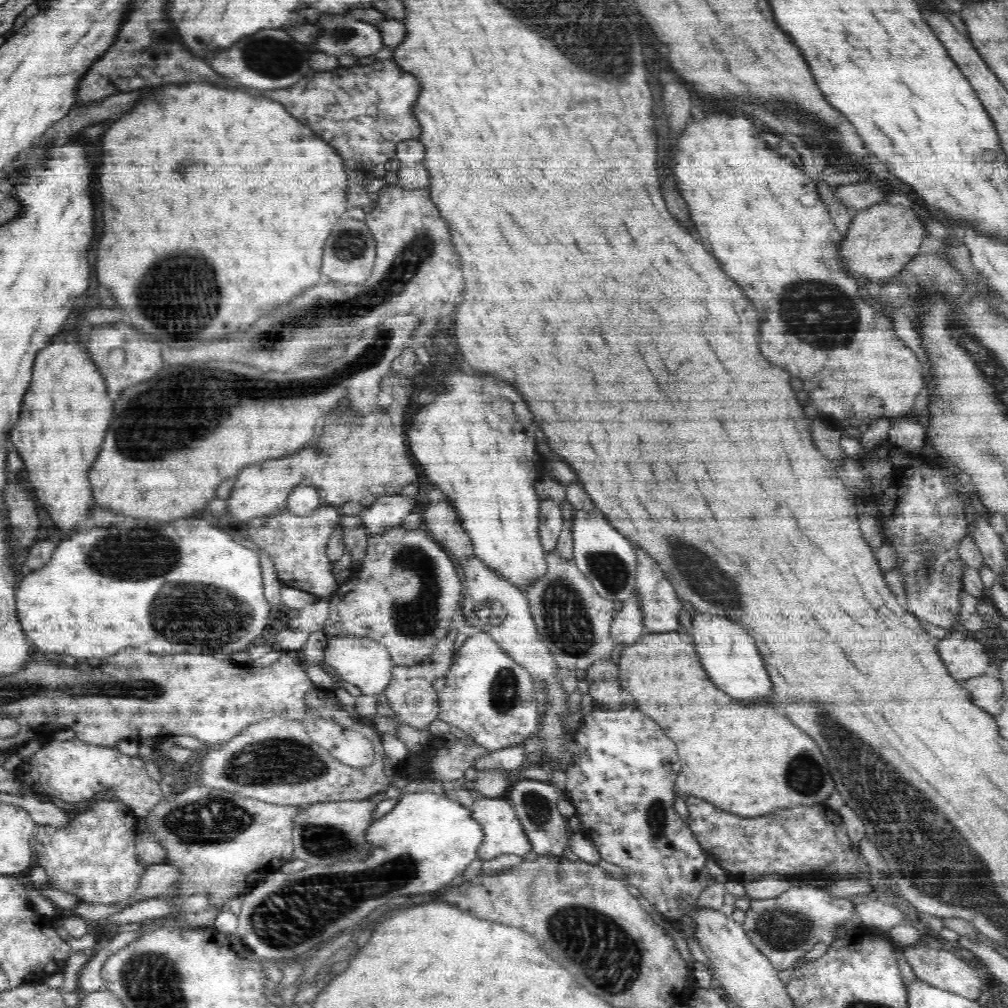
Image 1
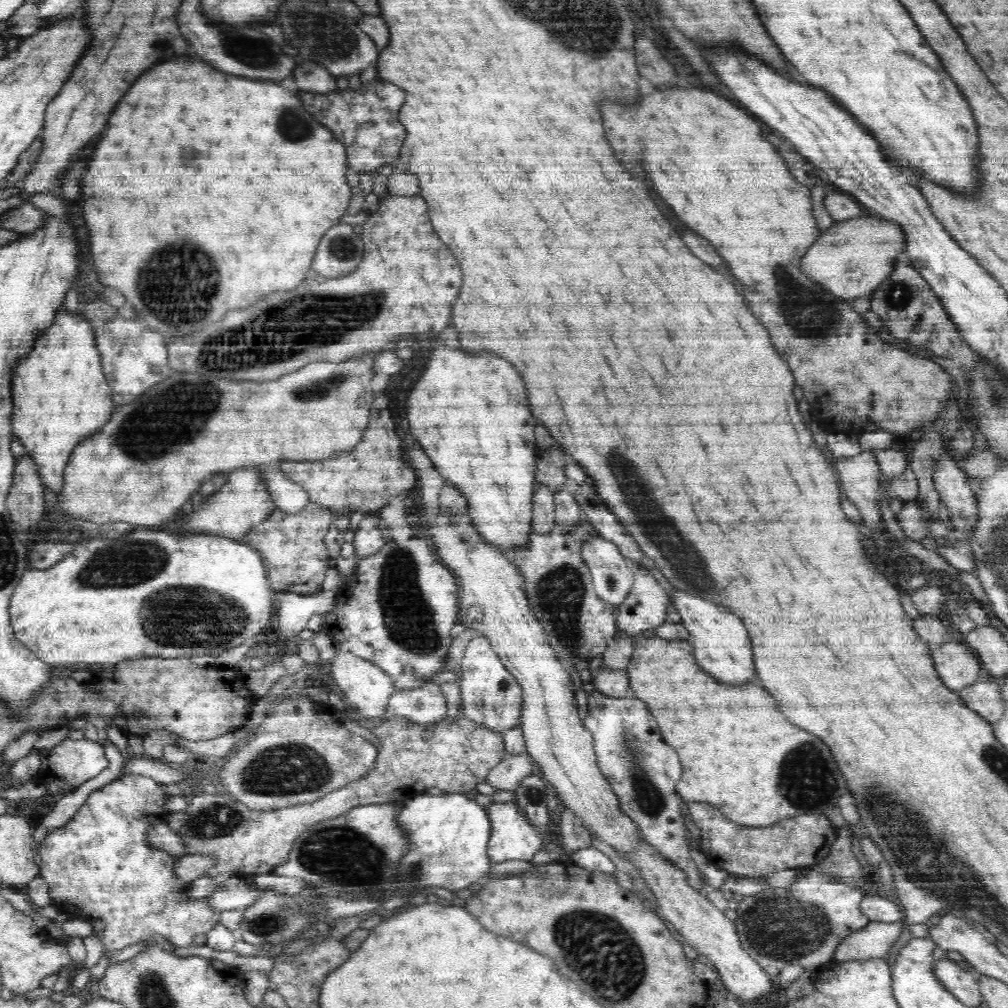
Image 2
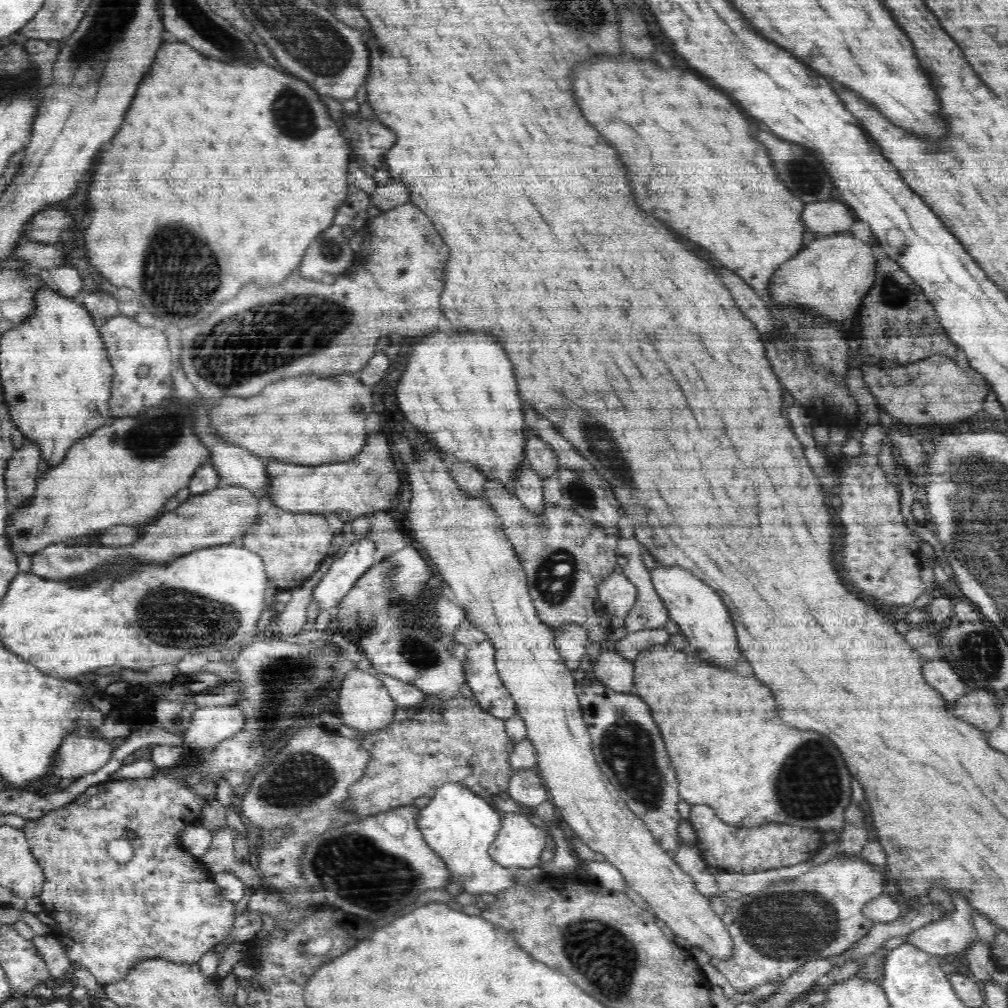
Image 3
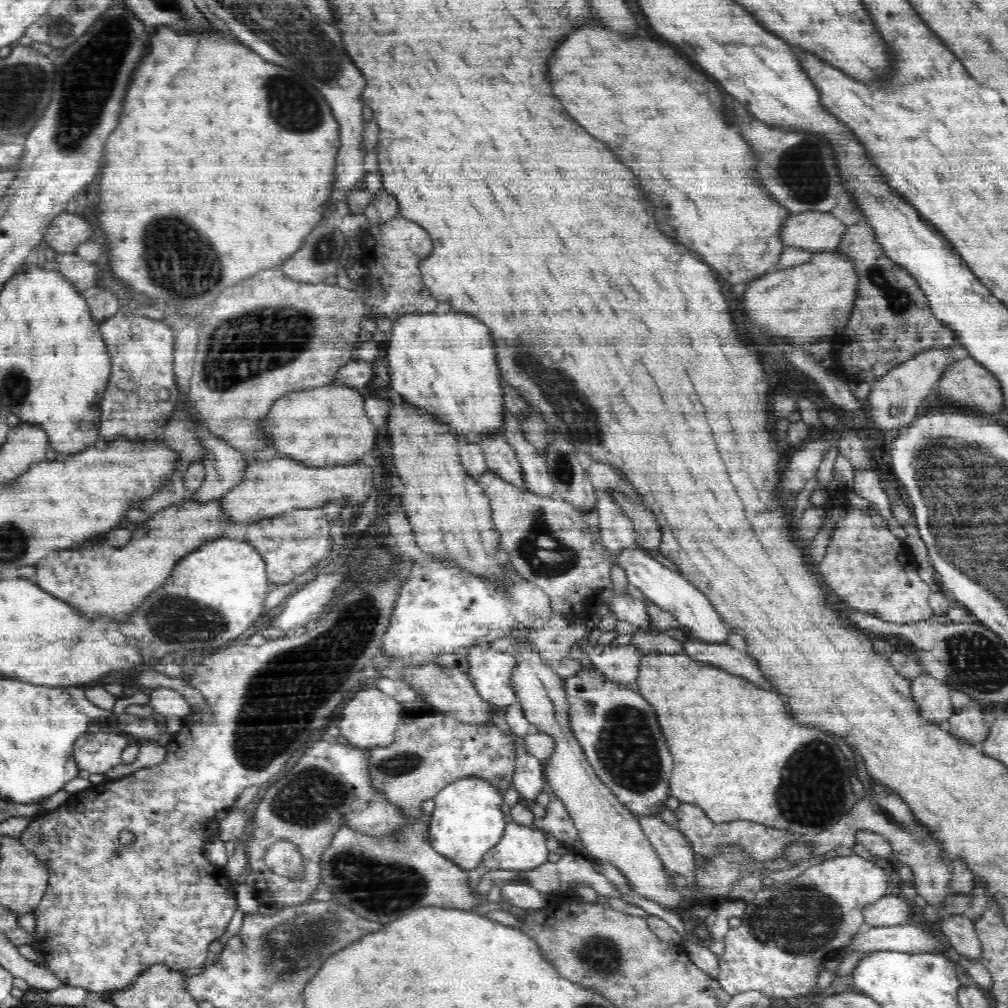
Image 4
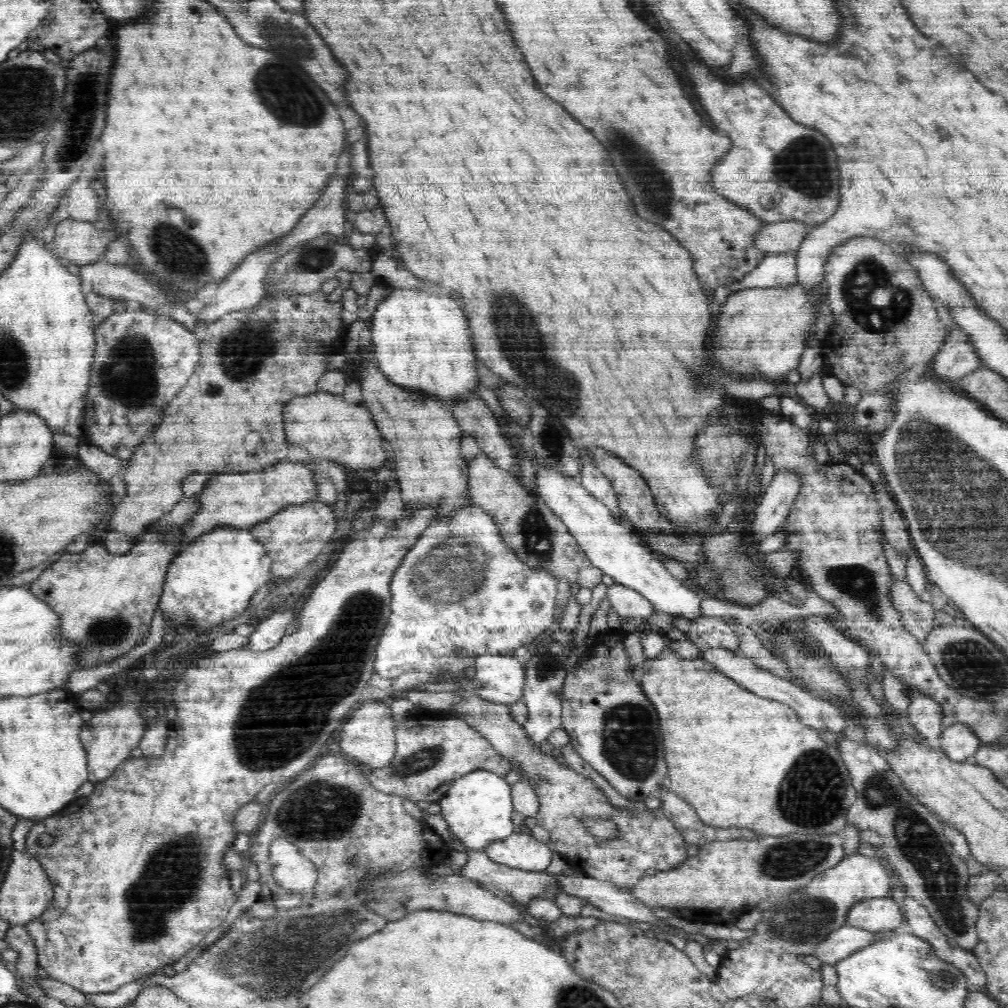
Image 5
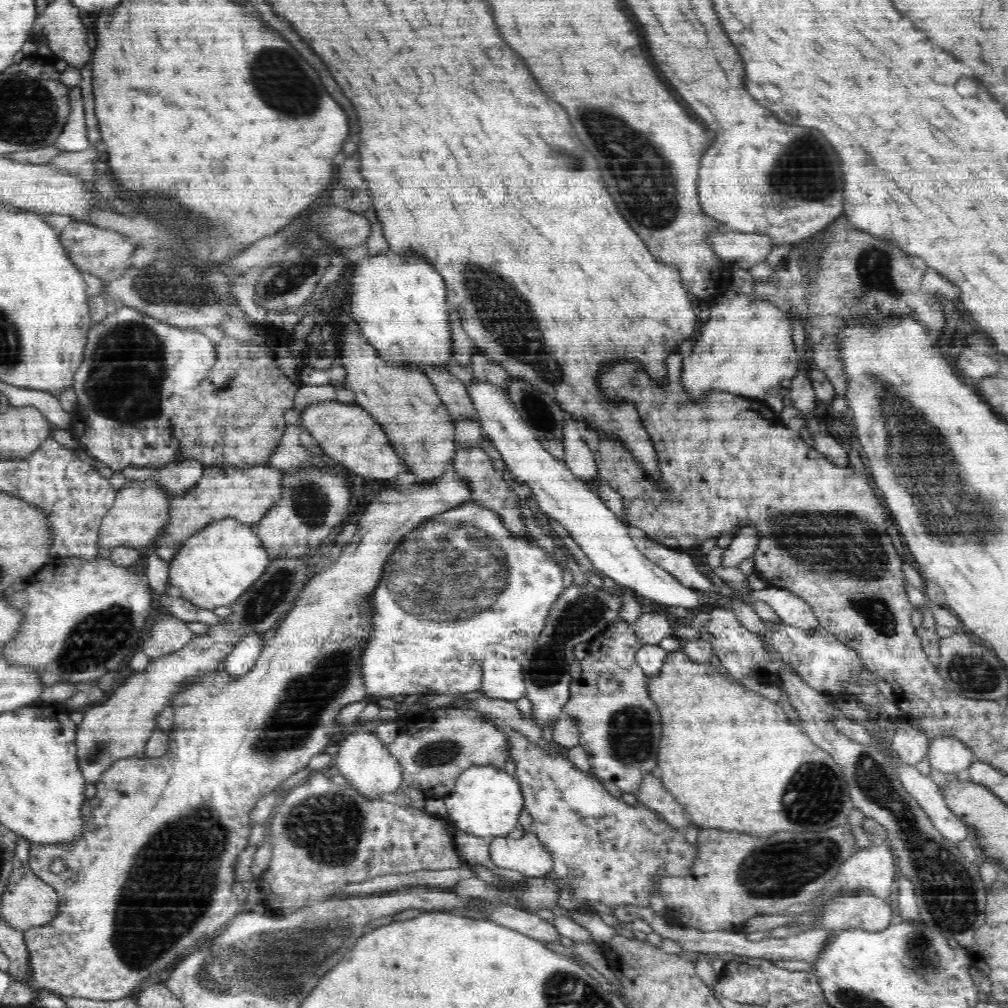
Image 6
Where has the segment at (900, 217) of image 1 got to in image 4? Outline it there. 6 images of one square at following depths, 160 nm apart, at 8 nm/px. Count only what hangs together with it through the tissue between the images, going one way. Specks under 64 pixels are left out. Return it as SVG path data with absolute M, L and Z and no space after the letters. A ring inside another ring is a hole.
M838 249L812 252L812 257L803 264L768 272L748 284L741 298L744 318L770 338L805 348L845 327L853 315L860 280L854 260L842 255Z

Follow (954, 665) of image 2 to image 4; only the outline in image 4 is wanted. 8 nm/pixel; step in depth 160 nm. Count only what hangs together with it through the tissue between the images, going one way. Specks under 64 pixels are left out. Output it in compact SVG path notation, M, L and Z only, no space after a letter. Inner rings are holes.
M923 672L911 682L914 686L914 699L919 711L928 722L936 720L936 724L945 725L946 720L956 711L952 701L952 686L934 679Z

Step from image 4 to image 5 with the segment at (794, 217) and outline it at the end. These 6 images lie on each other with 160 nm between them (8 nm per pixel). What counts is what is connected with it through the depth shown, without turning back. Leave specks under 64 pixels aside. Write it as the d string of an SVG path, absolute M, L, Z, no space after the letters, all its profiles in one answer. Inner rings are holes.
M797 220L774 224L768 222L756 231L752 242L755 248L766 254L795 251L811 230L812 227Z

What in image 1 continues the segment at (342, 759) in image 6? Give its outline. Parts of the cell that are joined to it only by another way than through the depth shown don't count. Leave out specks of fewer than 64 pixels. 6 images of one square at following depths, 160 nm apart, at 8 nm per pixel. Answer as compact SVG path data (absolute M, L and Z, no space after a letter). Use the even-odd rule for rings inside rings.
M339 633L338 636L327 636L323 654L325 664L332 666L344 681L354 684L360 694L376 697L389 687L394 664L388 648L381 641L368 636L357 636L356 633Z

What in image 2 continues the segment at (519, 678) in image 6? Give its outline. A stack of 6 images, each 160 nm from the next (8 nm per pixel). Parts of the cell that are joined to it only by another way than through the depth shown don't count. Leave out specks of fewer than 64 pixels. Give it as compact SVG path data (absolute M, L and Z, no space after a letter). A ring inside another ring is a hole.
M482 635L474 636L465 647L461 661L462 718L486 727L486 730L502 734L521 724L523 692L516 677L505 667L501 657L493 651L490 641Z

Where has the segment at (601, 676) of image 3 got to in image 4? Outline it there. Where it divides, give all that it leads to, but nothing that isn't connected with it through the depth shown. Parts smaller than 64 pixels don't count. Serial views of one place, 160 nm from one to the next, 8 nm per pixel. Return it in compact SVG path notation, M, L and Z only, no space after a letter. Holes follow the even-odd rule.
M632 643L621 647L597 644L583 652L606 679L627 686L634 685L637 680L639 661L644 655Z

